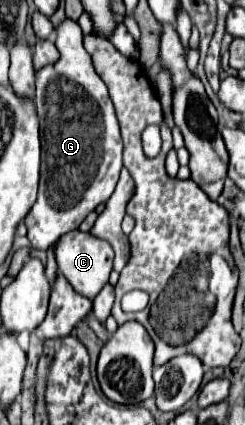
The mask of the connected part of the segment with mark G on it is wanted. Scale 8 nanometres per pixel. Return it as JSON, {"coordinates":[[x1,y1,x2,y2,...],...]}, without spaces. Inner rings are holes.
{"coordinates":[[65,19,57,25,55,47,61,53,59,61,35,73,35,109,41,127,41,181,37,203,25,217,31,247,43,251,61,235,77,229,91,211,111,197,123,167,123,143,115,109,105,83,91,65,89,53,83,49,83,31,77,21]]}

